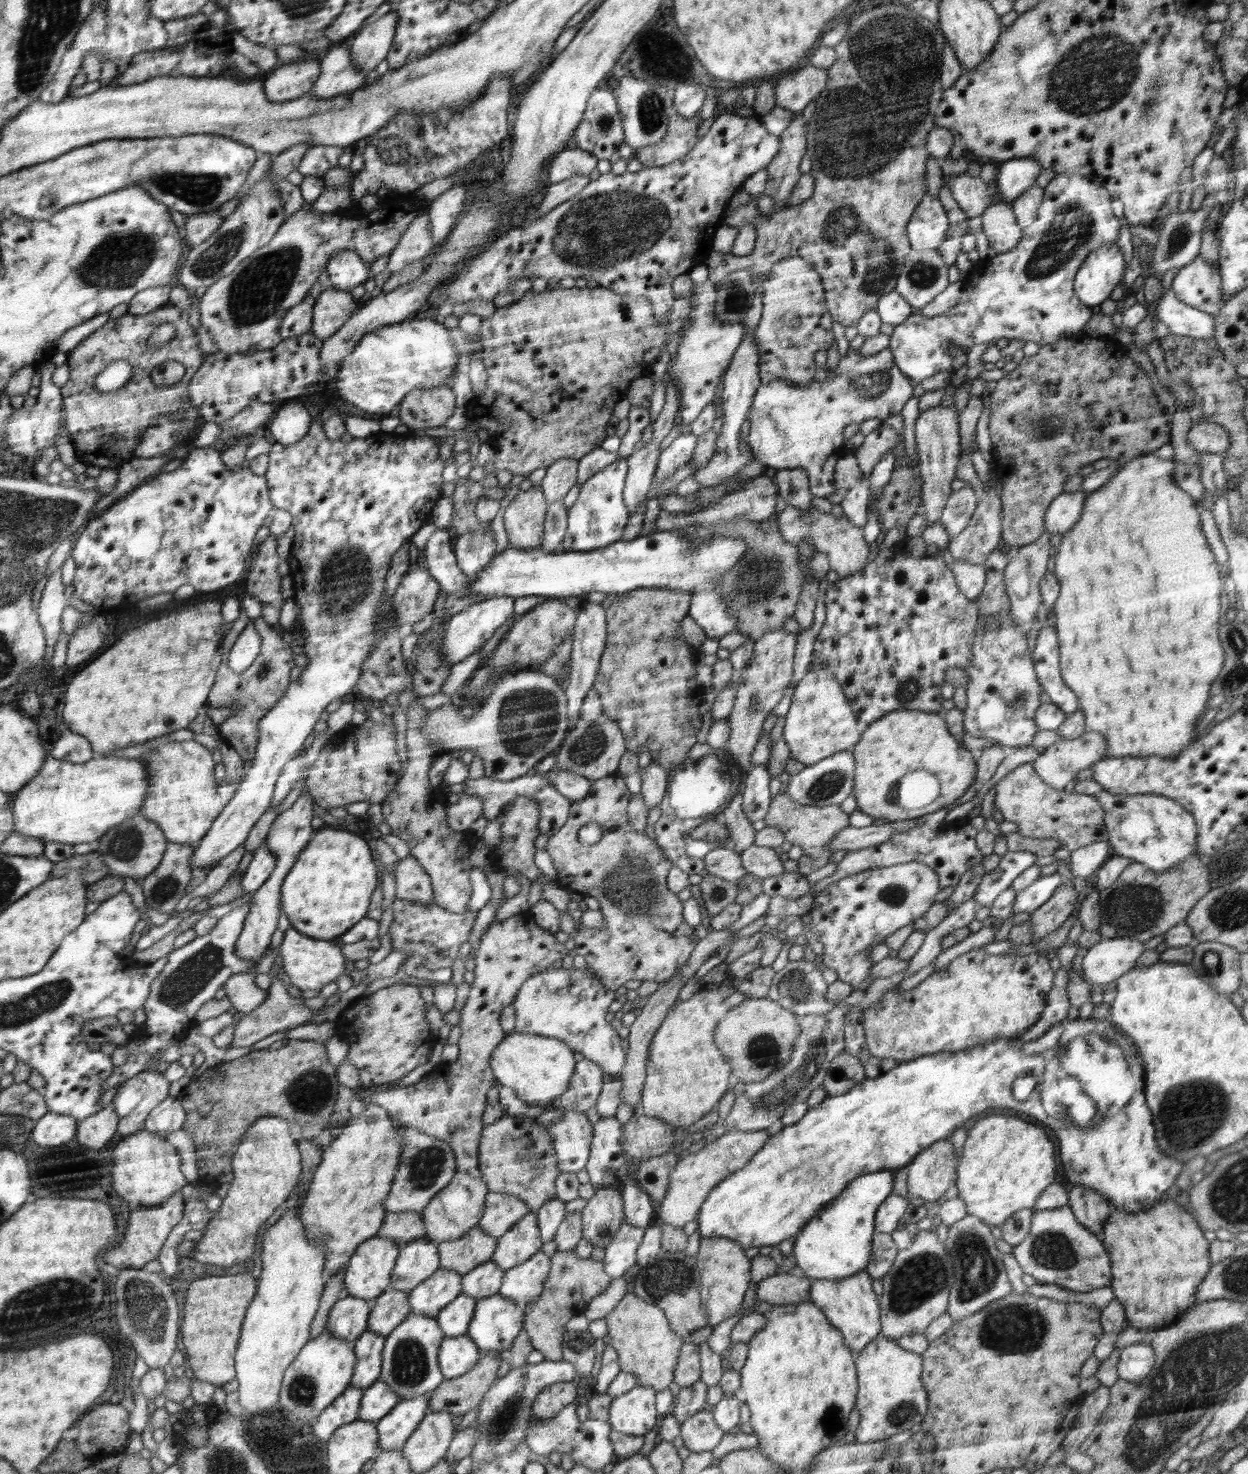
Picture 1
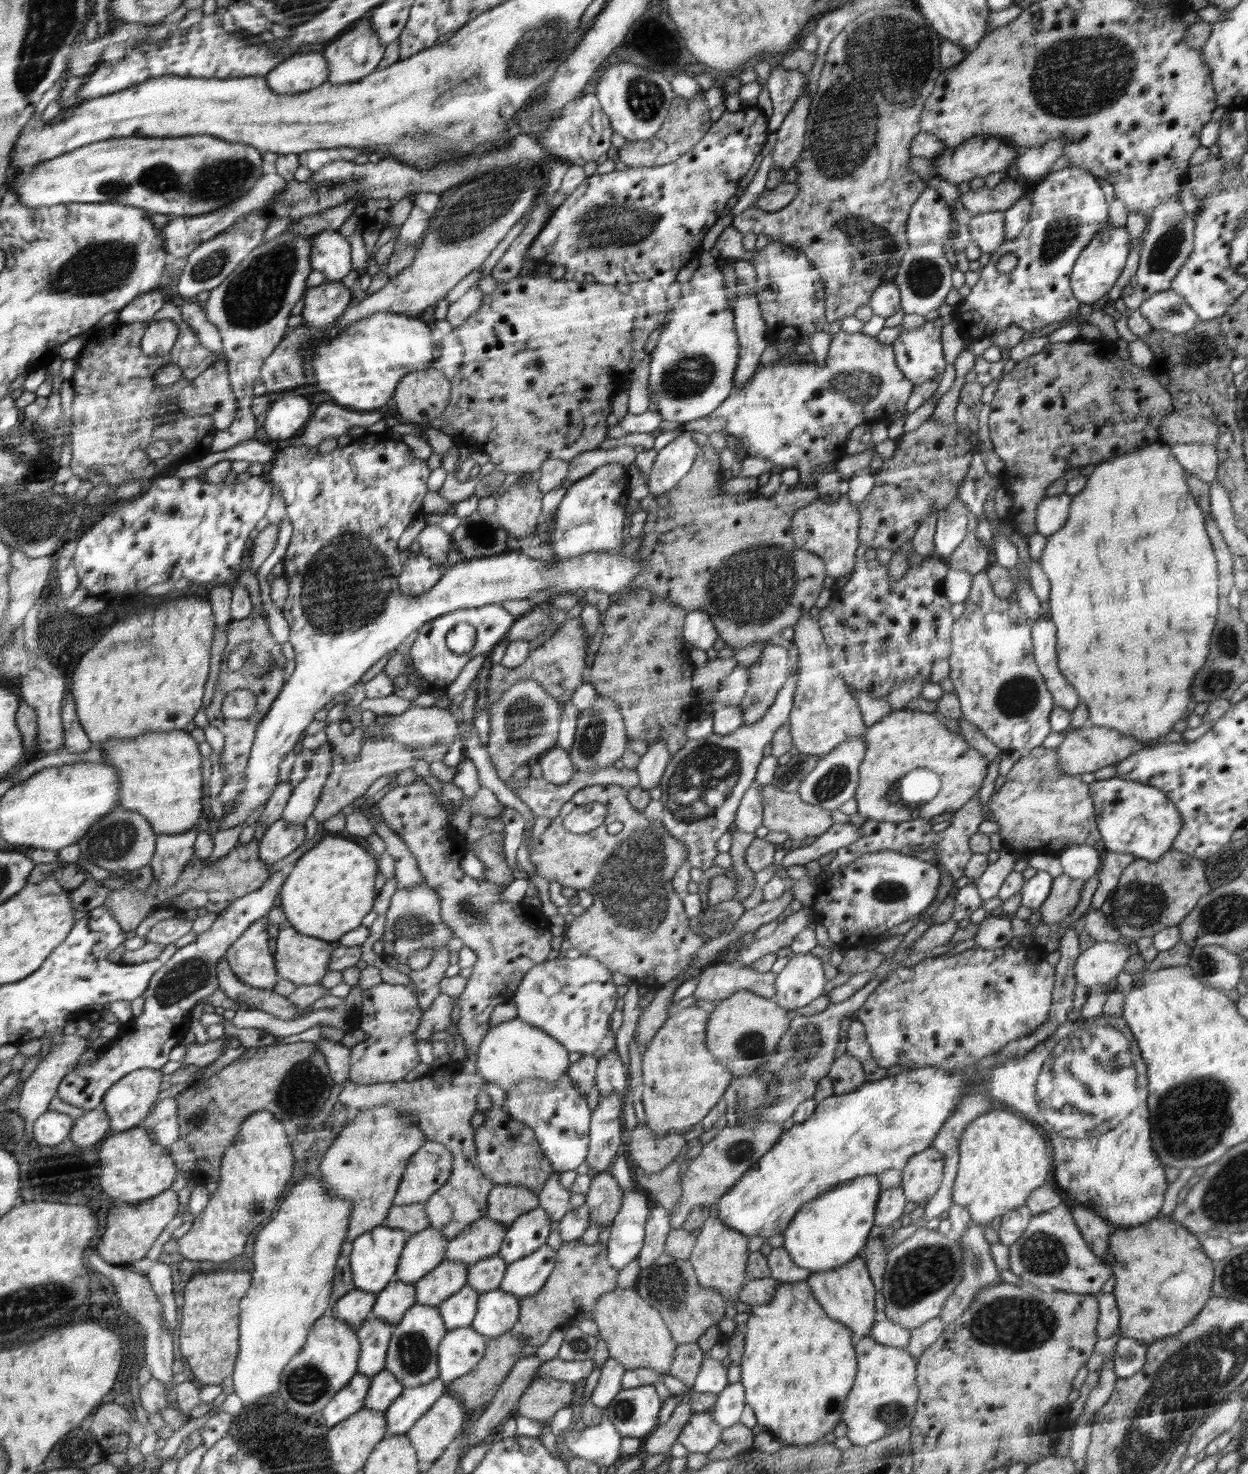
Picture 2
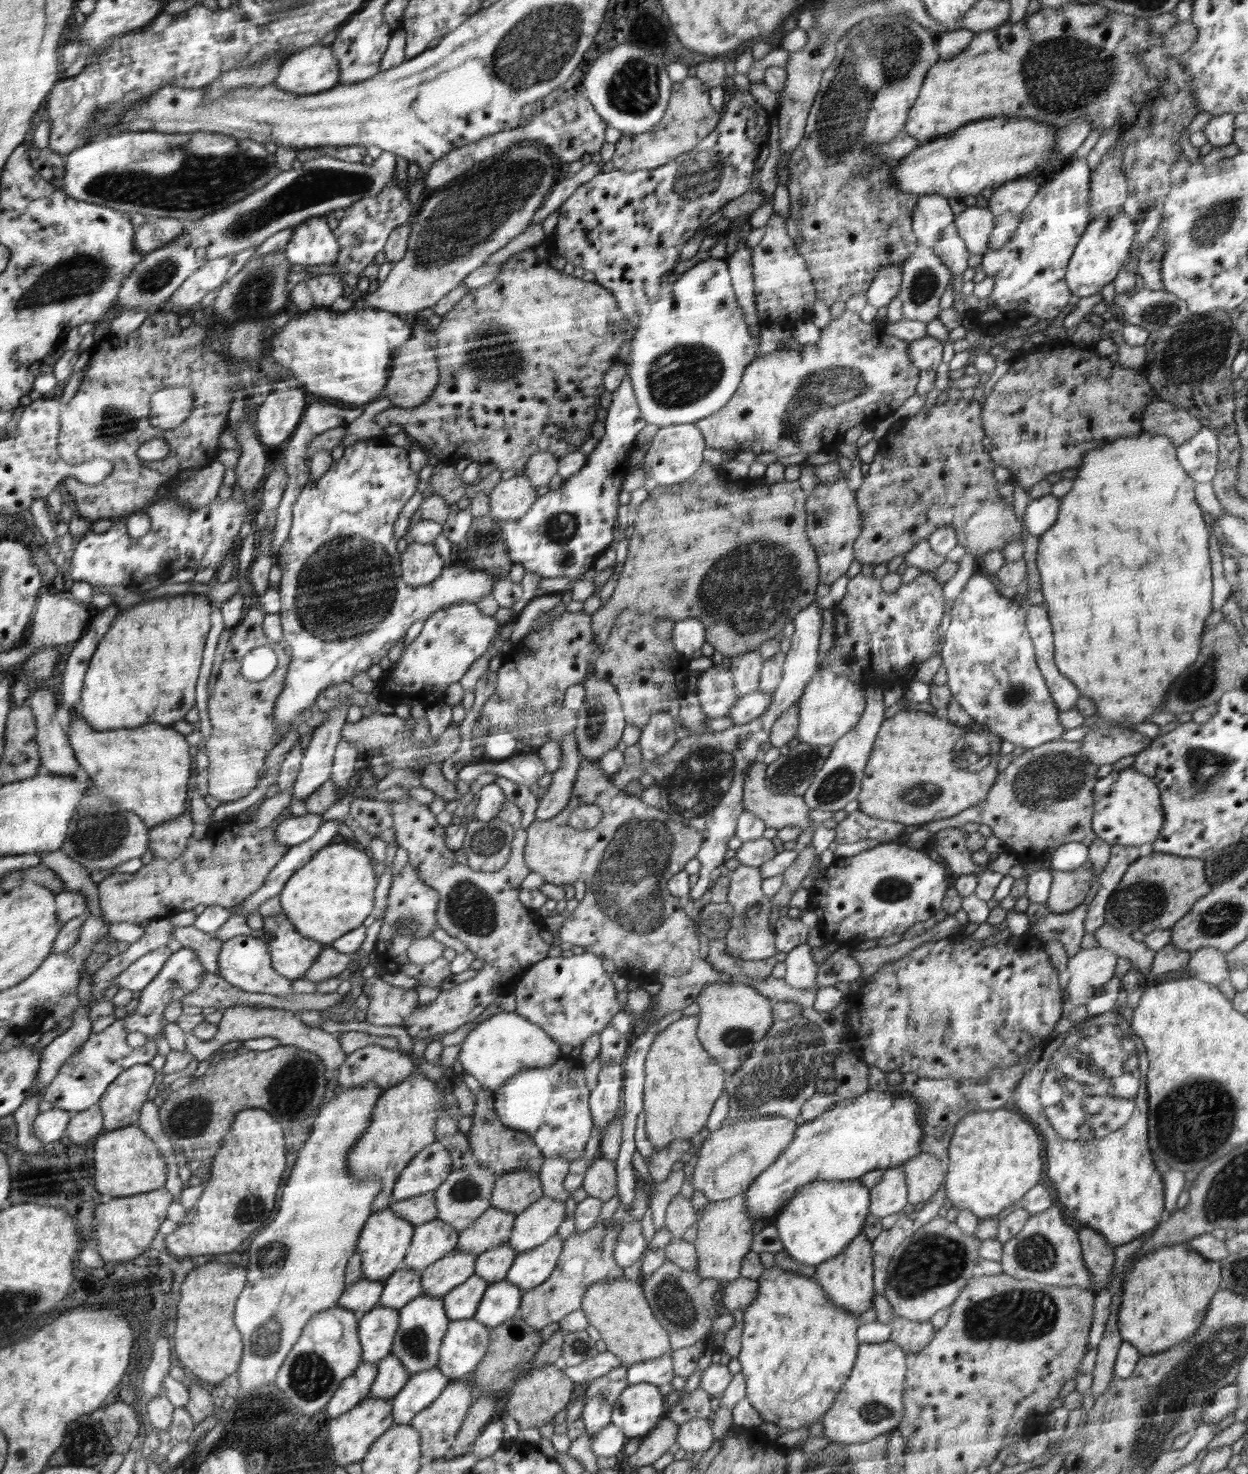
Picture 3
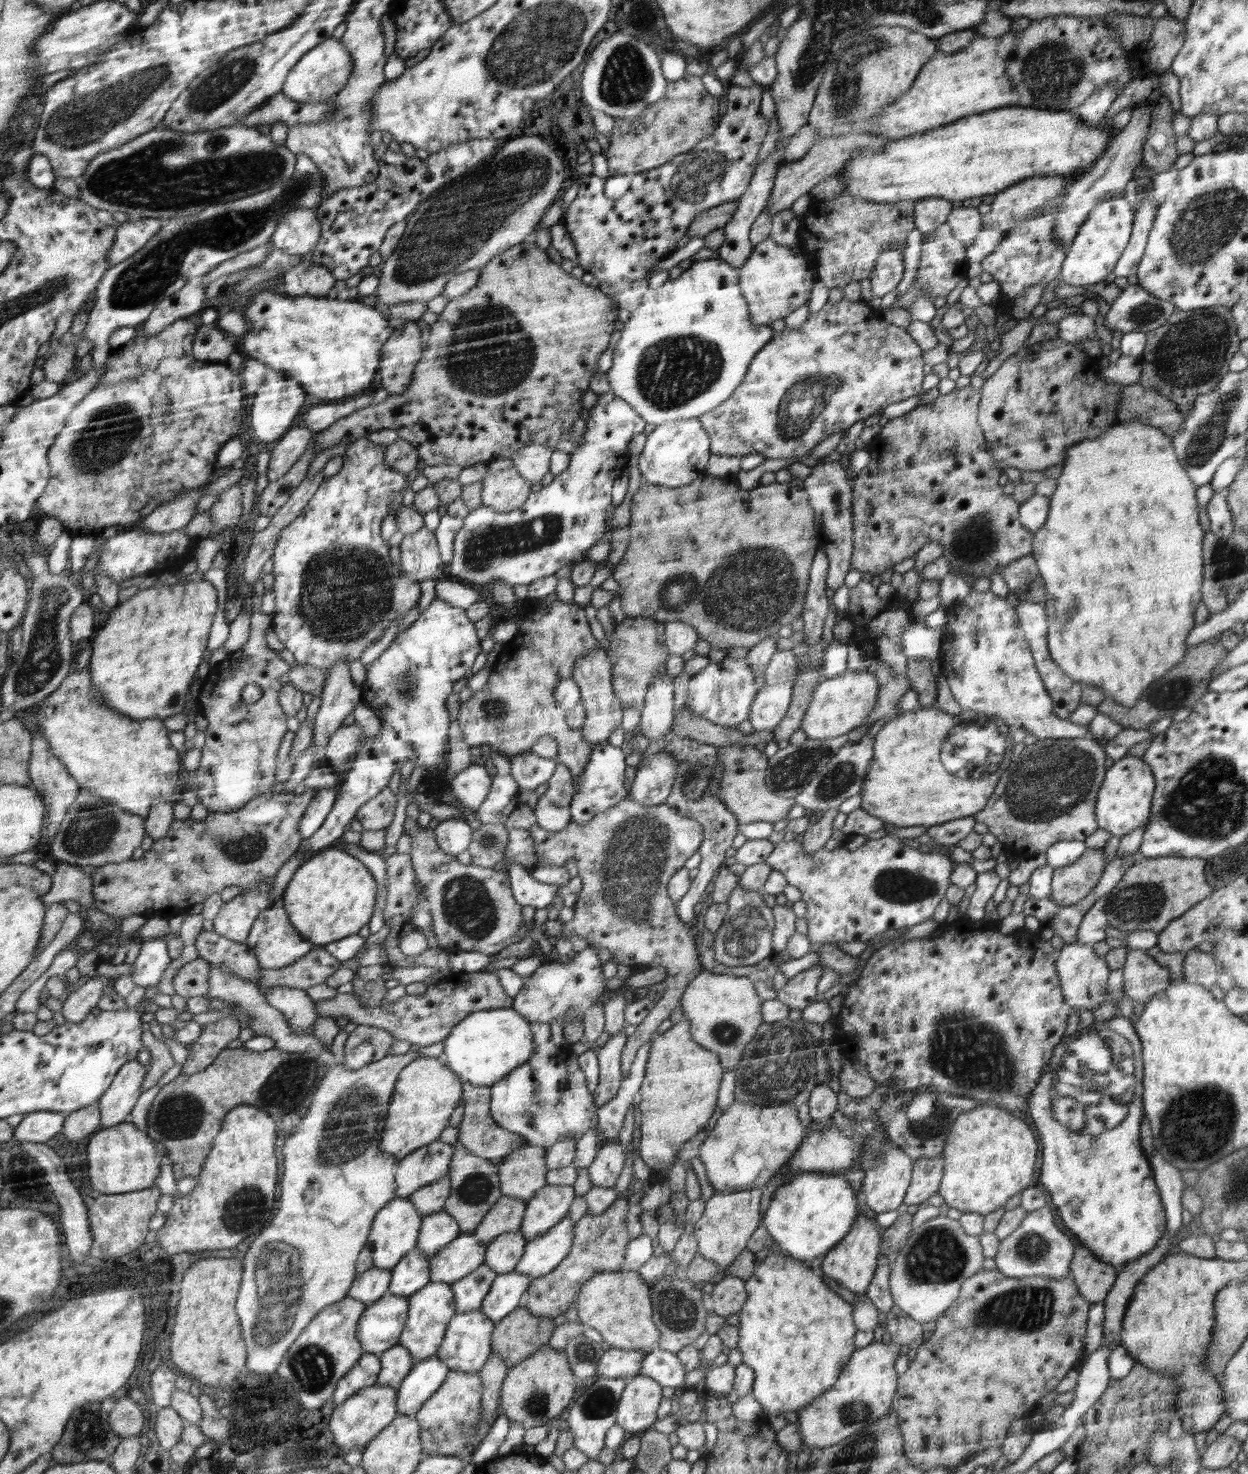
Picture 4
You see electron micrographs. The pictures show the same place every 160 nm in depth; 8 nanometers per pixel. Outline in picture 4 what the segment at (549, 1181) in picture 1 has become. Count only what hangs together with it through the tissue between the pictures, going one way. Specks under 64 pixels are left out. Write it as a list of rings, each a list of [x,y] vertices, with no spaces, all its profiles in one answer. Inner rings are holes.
[[[463,1082],[464,1089],[464,1115],[462,1124],[458,1126],[457,1141],[464,1150],[476,1156],[487,1158],[498,1164],[507,1154],[514,1152],[517,1148],[523,1148],[528,1141],[520,1134],[512,1133],[500,1127],[491,1114],[491,1086],[478,1086],[471,1082]]]

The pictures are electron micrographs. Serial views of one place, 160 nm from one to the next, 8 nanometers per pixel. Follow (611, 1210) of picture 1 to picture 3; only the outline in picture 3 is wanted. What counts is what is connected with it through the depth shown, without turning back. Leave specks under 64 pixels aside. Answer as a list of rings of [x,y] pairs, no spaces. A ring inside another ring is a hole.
[[[599,1156],[584,1173],[583,1187],[587,1196],[602,1202],[617,1194],[617,1170],[614,1159]]]

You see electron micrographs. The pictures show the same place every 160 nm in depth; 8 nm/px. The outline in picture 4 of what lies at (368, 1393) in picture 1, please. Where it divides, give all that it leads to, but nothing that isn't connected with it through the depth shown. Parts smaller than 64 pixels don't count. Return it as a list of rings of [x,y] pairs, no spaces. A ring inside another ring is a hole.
[[[396,1345],[380,1354],[382,1369],[377,1383],[398,1388],[414,1365],[411,1352],[404,1345]]]

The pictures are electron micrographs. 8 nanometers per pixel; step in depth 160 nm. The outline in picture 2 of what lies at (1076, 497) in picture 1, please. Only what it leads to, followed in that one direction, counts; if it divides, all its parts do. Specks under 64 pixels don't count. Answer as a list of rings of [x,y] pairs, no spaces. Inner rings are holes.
[[[1062,493],[1058,496],[1051,496],[1040,501],[1038,504],[1038,534],[1048,538],[1064,527],[1068,514],[1070,514],[1070,503],[1072,496]]]

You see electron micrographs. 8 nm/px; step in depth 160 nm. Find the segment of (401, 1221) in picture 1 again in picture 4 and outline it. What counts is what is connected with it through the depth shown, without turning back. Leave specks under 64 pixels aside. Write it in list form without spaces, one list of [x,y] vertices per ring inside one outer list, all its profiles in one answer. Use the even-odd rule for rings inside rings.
[[[444,1176],[439,1181],[423,1186],[418,1192],[412,1193],[408,1199],[415,1204],[424,1218],[442,1211],[449,1194],[451,1194],[451,1178]]]

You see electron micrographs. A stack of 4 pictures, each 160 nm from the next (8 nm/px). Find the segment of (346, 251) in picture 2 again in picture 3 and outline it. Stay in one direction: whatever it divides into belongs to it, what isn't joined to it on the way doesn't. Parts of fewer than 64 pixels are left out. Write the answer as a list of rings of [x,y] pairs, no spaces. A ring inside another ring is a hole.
[[[310,217],[306,221],[296,225],[293,228],[292,238],[286,243],[283,248],[283,253],[286,254],[288,262],[301,265],[322,265],[330,264],[339,256],[339,241],[335,237],[335,233],[328,226],[327,219],[324,217]]]

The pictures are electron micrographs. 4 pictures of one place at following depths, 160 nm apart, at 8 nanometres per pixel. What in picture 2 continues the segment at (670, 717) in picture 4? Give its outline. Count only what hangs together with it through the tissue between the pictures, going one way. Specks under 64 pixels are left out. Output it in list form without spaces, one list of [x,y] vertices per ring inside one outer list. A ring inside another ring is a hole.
[[[656,739],[648,744],[647,751],[635,766],[639,776],[638,786],[650,790],[652,787],[660,785],[659,782],[670,759],[671,754],[665,740]]]

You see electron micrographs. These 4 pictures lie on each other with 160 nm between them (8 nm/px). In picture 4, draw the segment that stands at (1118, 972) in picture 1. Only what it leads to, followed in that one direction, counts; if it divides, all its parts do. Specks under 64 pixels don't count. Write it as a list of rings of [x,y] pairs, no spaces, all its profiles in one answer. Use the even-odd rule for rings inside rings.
[[[1080,943],[1065,944],[1060,950],[1060,956],[1055,962],[1055,966],[1058,968],[1064,995],[1071,1006],[1082,1010],[1095,1010],[1101,1003],[1106,1002],[1107,982],[1111,970],[1107,961],[1094,953],[1092,946]]]

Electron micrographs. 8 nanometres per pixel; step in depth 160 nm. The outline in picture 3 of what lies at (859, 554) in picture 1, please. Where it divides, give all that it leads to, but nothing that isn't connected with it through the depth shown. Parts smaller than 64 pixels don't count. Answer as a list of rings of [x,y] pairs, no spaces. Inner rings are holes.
[[[845,473],[820,481],[810,492],[806,502],[807,535],[818,555],[820,584],[831,586],[848,573],[854,561],[853,545],[862,530],[862,513],[858,509],[855,492],[850,490]]]

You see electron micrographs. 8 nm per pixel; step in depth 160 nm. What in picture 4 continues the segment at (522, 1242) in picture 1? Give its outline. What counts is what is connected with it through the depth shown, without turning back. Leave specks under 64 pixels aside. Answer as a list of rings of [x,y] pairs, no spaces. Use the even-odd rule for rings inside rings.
[[[546,1185],[527,1200],[520,1231],[527,1242],[542,1237],[568,1214],[574,1200],[574,1190],[568,1185]]]

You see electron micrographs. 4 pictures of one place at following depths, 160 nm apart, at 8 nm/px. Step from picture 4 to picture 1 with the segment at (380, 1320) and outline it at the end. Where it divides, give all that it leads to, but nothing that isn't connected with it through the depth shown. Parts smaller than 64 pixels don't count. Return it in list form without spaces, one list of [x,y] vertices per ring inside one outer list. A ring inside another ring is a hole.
[[[368,1328],[353,1343],[358,1361],[351,1385],[365,1391],[382,1376],[383,1349],[386,1345],[386,1338]]]

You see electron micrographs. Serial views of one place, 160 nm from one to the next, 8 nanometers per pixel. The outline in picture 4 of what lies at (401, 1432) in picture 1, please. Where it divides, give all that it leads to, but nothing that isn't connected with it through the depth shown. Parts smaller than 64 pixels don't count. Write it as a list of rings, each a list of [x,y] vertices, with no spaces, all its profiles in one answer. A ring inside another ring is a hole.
[[[437,1356],[414,1363],[398,1390],[399,1415],[414,1416],[444,1382],[450,1372]]]

